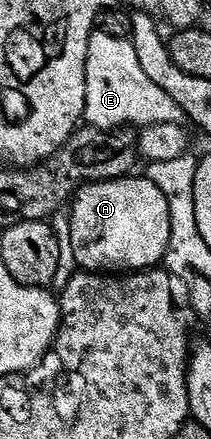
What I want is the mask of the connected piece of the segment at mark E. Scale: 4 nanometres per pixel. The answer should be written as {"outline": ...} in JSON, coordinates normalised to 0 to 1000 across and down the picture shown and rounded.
{"outline":[[[450,68],[408,125],[403,280],[431,292],[697,292],[711,282],[839,282],[867,271],[853,246],[682,169],[621,93],[555,91],[483,68]]]}

